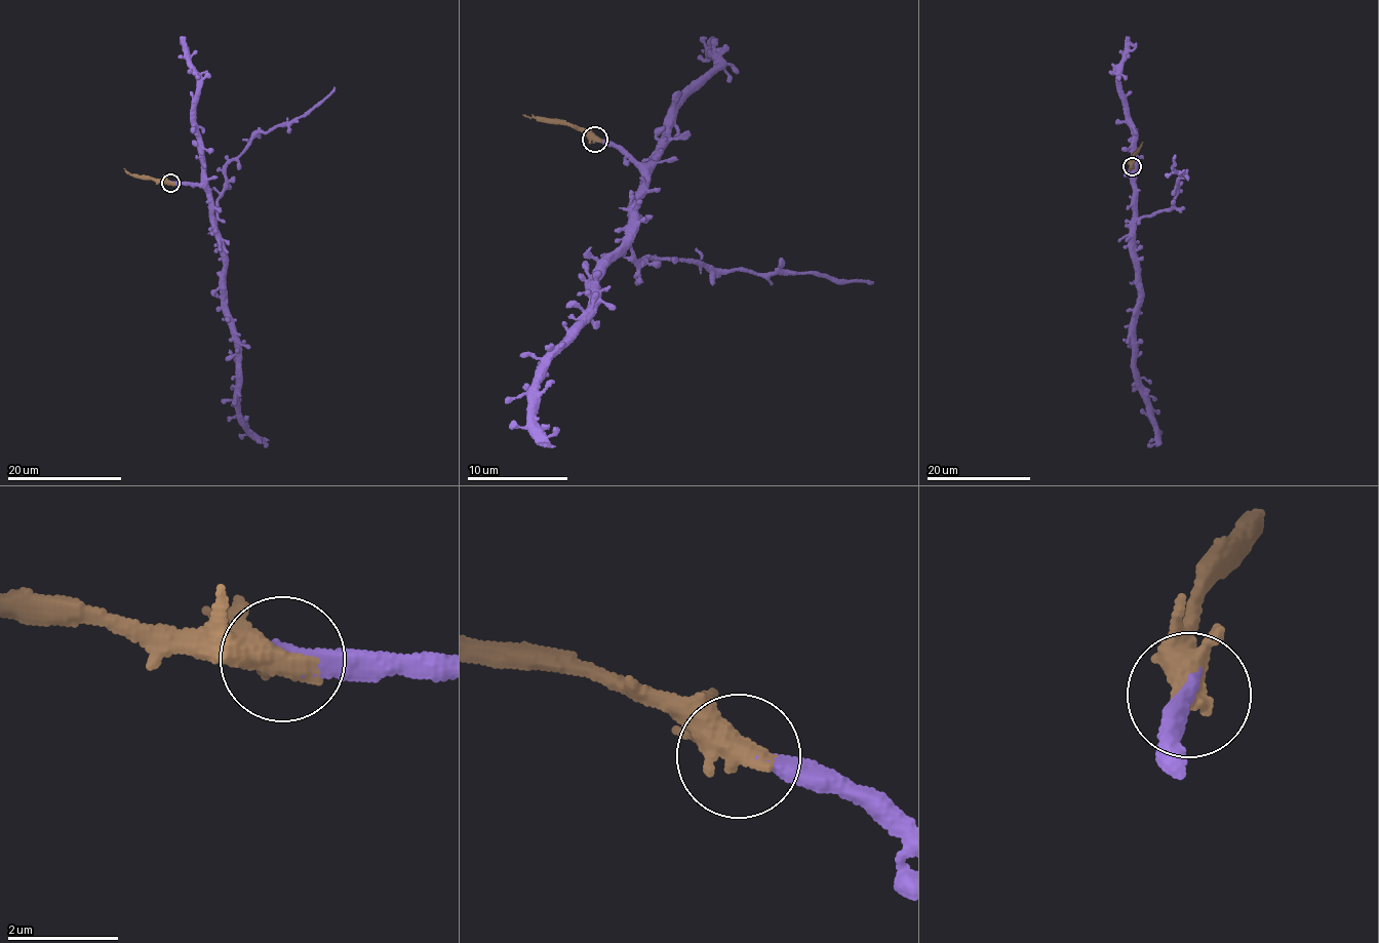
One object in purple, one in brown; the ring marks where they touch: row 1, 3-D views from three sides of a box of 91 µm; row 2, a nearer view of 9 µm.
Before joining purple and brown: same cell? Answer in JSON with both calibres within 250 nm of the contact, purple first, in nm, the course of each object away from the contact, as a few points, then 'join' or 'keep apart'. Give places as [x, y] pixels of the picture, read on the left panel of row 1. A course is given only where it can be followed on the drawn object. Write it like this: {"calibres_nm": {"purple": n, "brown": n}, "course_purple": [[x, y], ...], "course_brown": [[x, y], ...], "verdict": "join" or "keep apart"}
{"calibres_nm": {"purple": 280, "brown": 420}, "course_purple": [[169, 183], [193, 184], [207, 192], [211, 228], [223, 253], [225, 317], [235, 336], [241, 426], [265, 446]], "course_brown": [[169, 183], [132, 175], [124, 168]], "verdict": "join"}

